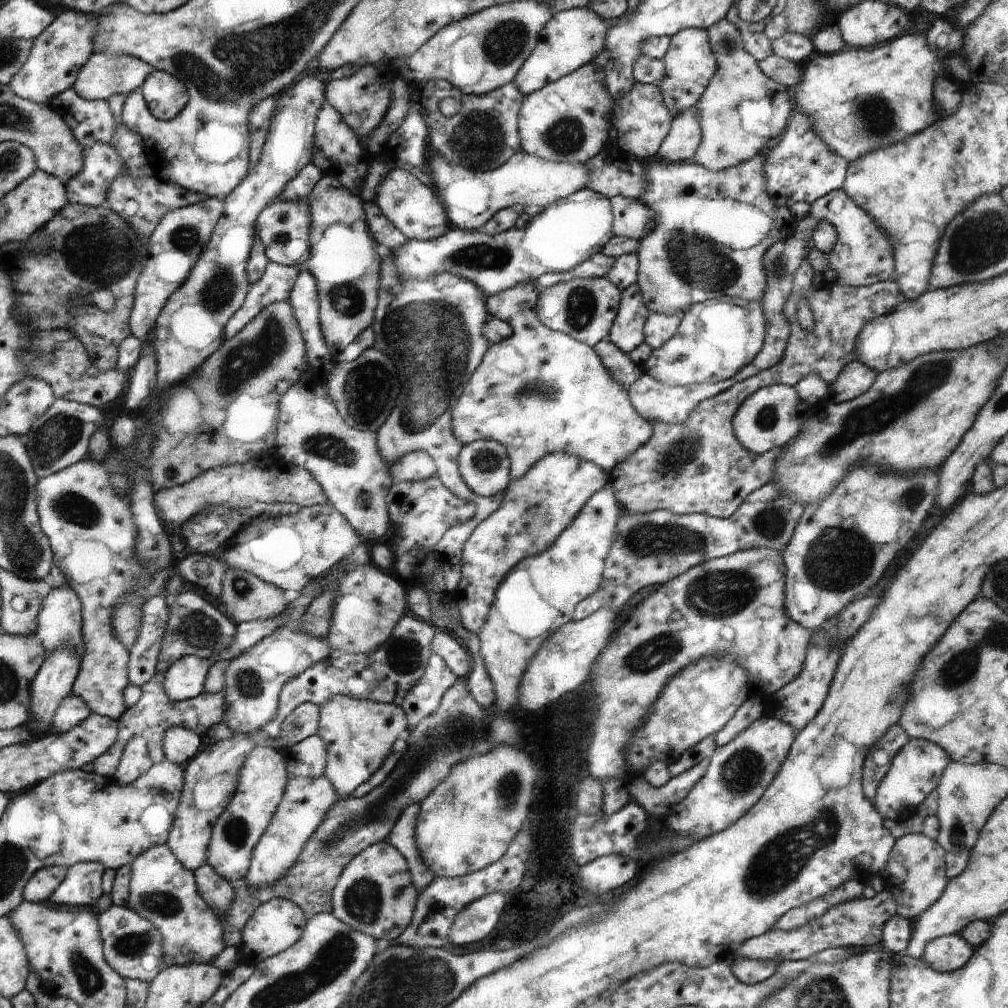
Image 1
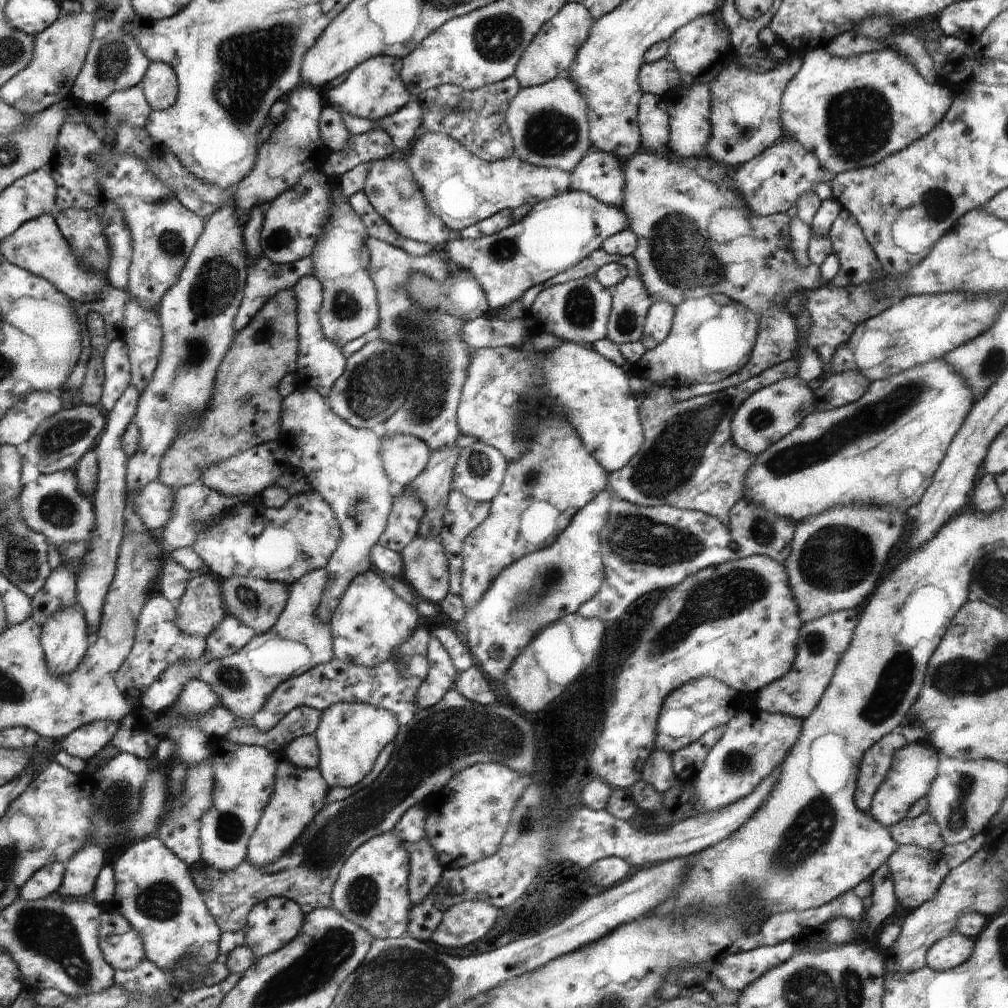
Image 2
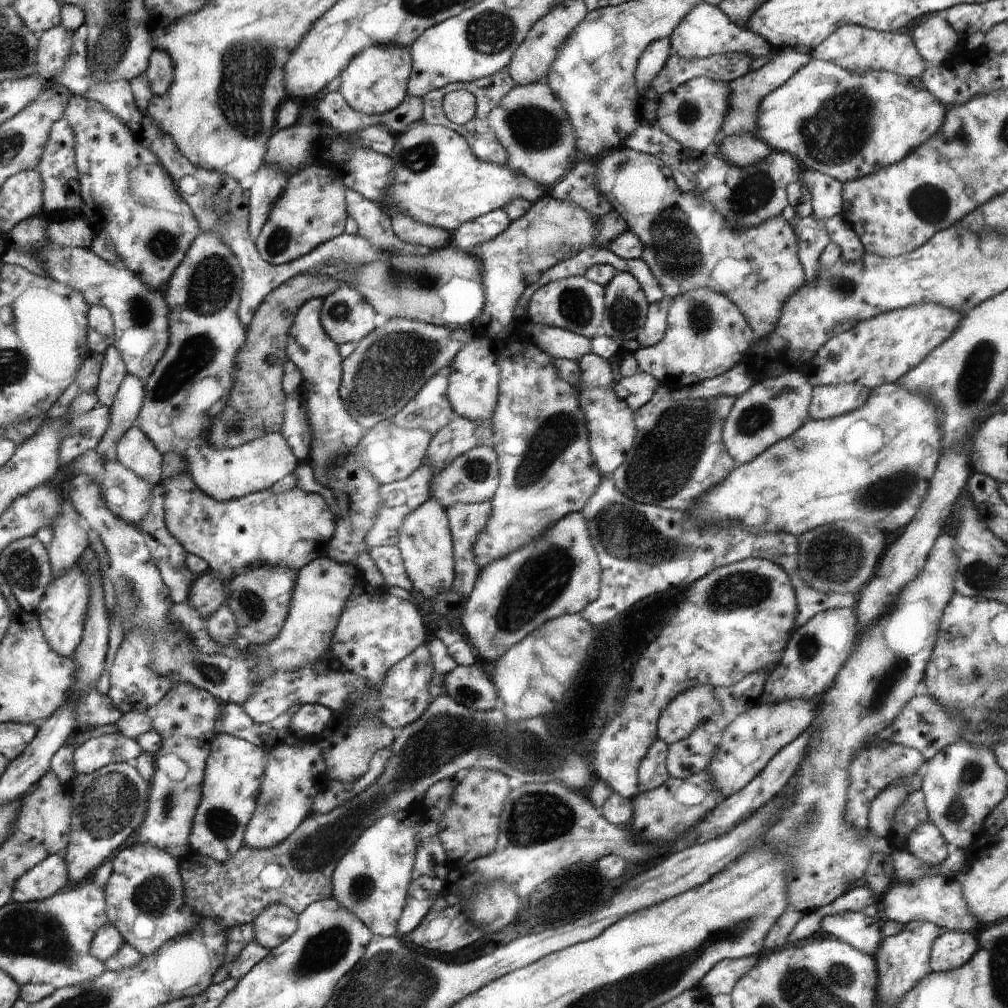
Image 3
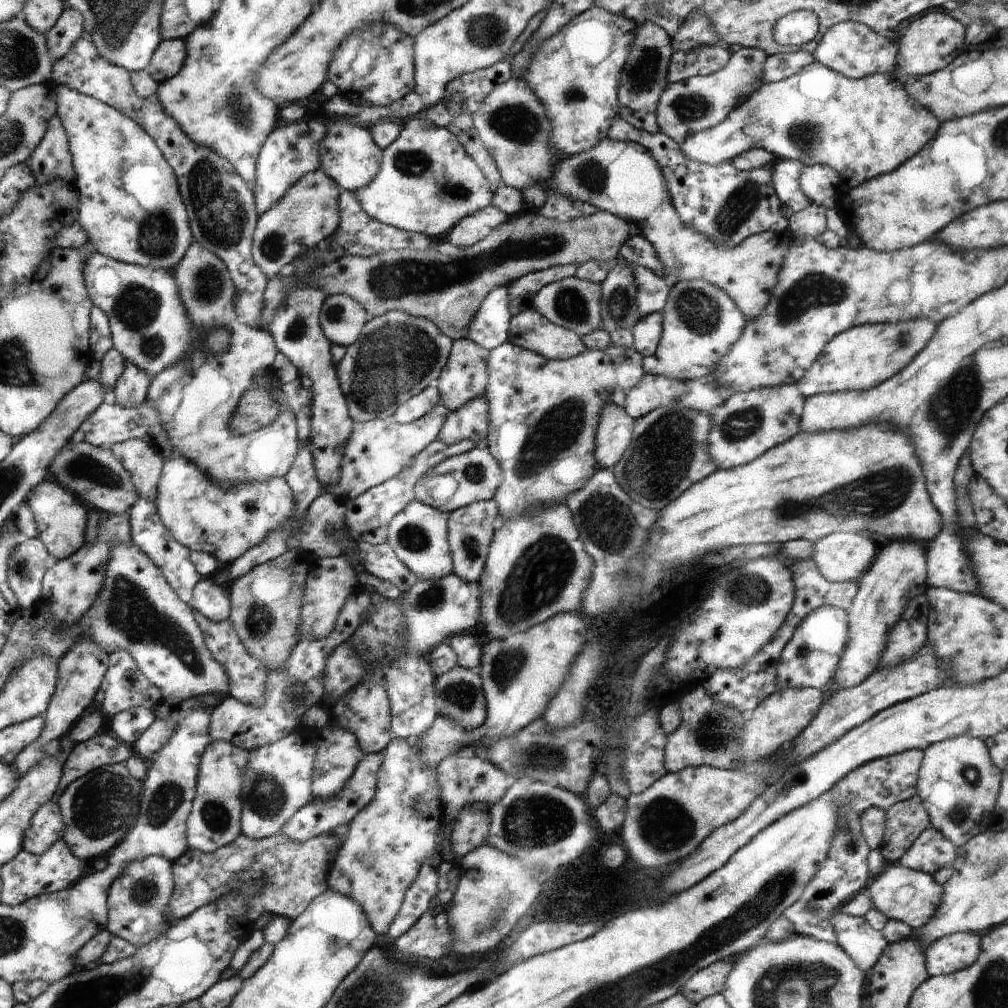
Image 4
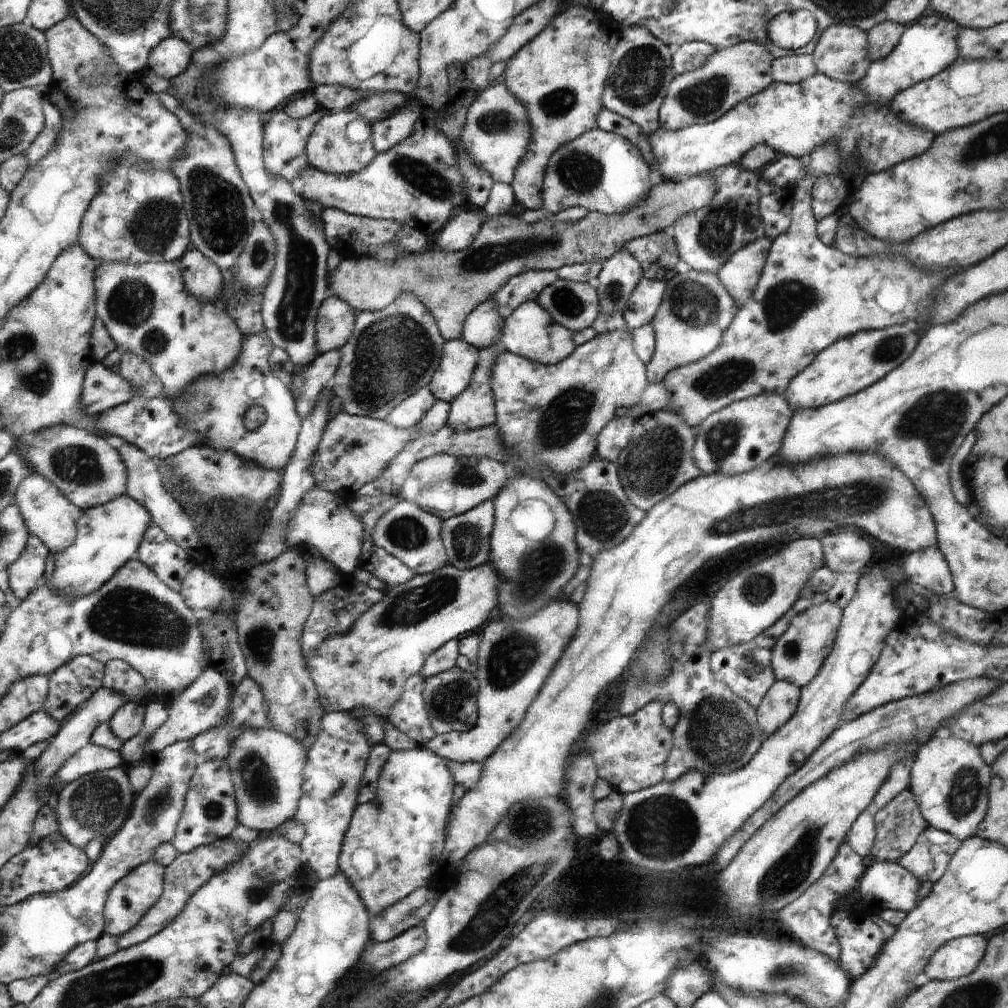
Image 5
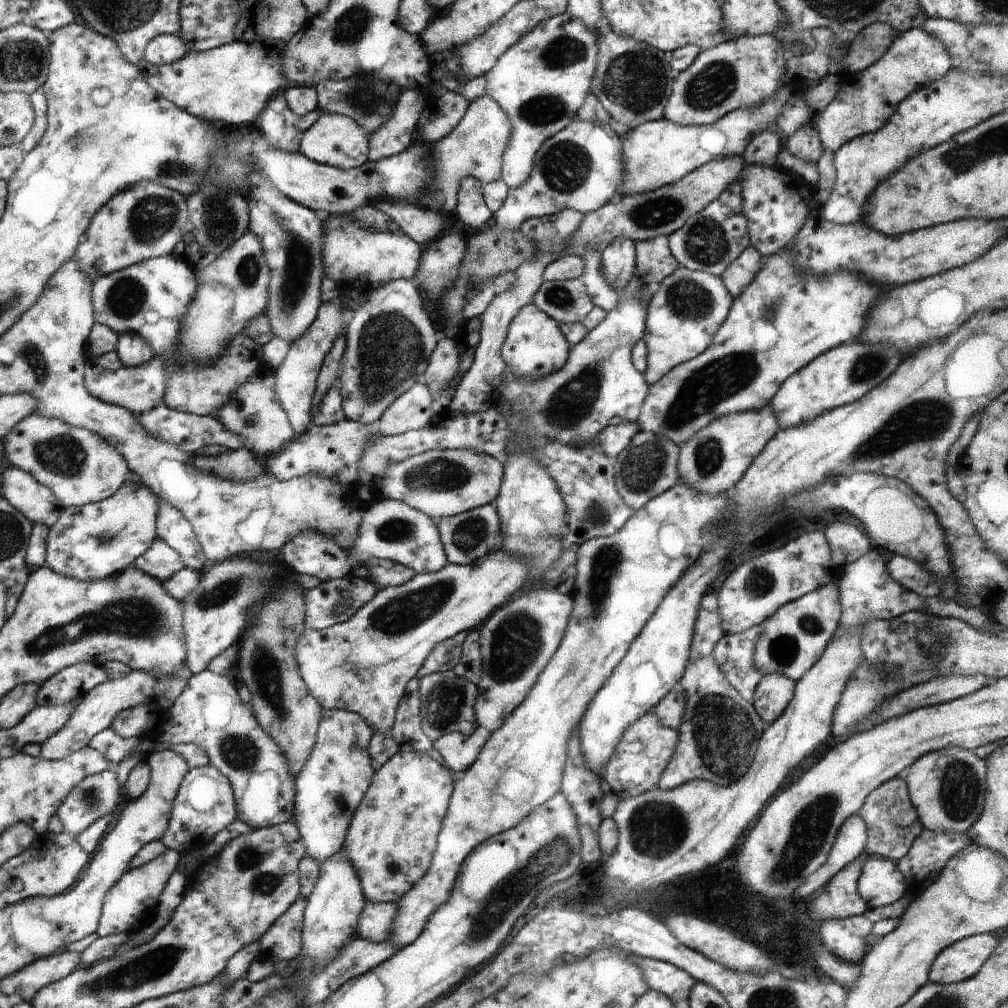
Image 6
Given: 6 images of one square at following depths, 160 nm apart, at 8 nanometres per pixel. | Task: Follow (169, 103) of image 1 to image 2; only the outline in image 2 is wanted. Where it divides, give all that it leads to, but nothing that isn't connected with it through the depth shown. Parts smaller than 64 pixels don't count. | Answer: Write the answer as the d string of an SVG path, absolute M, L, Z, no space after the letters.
M152 62L148 78L143 78L144 97L154 110L171 109L178 101L179 82L175 71L167 63Z

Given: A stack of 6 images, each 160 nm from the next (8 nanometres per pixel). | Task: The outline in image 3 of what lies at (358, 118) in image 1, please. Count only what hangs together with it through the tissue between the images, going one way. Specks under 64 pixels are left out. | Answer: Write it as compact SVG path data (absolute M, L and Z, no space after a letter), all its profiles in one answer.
M398 44L372 45L340 74L339 92L346 103L362 114L385 114L397 108L409 94L414 62L409 47Z

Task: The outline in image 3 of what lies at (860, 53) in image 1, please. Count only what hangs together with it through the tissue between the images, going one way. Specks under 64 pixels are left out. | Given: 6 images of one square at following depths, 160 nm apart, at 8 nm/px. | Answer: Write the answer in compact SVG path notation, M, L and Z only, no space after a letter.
M811 59L780 88L762 98L756 114L756 138L766 142L773 151L790 154L802 168L822 172L844 183L875 174L907 158L928 138L938 134L946 114L946 108L921 85L920 79L876 70L854 74L834 62Z

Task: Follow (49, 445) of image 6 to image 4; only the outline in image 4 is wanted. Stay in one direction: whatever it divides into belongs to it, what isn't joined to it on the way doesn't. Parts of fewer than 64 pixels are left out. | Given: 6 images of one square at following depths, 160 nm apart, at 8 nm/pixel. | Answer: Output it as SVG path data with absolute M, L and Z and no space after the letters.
M71 441L70 444L63 446L56 456L51 466L51 474L62 487L71 491L86 508L91 510L104 510L113 515L126 515L140 499L131 474L116 458L116 454L110 447L97 447L89 442Z

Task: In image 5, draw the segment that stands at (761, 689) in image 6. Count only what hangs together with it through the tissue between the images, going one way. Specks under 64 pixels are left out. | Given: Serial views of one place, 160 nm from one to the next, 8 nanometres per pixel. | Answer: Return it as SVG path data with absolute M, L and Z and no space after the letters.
M776 681L761 698L755 713L757 725L765 740L772 736L794 714L801 688L786 681Z

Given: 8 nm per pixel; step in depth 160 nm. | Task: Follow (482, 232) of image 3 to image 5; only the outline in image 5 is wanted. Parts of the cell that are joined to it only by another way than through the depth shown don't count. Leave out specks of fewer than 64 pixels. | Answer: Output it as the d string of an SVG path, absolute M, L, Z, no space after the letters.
M462 211L443 226L435 242L435 248L443 252L470 248L482 228L483 222L488 218L486 212L482 214L482 212Z

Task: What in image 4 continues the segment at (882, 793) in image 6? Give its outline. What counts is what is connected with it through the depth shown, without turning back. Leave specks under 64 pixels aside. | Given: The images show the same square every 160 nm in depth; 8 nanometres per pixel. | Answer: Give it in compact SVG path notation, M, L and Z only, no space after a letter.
M917 794L905 801L894 803L886 811L884 838L878 850L888 863L896 864L920 833L932 824Z

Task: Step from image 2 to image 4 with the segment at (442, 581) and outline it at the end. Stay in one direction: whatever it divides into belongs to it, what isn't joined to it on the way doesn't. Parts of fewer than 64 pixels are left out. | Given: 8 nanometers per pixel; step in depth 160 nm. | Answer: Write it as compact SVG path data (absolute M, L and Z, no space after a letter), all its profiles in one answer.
M414 500L401 512L396 514L387 528L387 543L392 547L396 556L411 570L418 581L441 579L453 572L453 558L448 542L449 513L444 513L436 507Z

